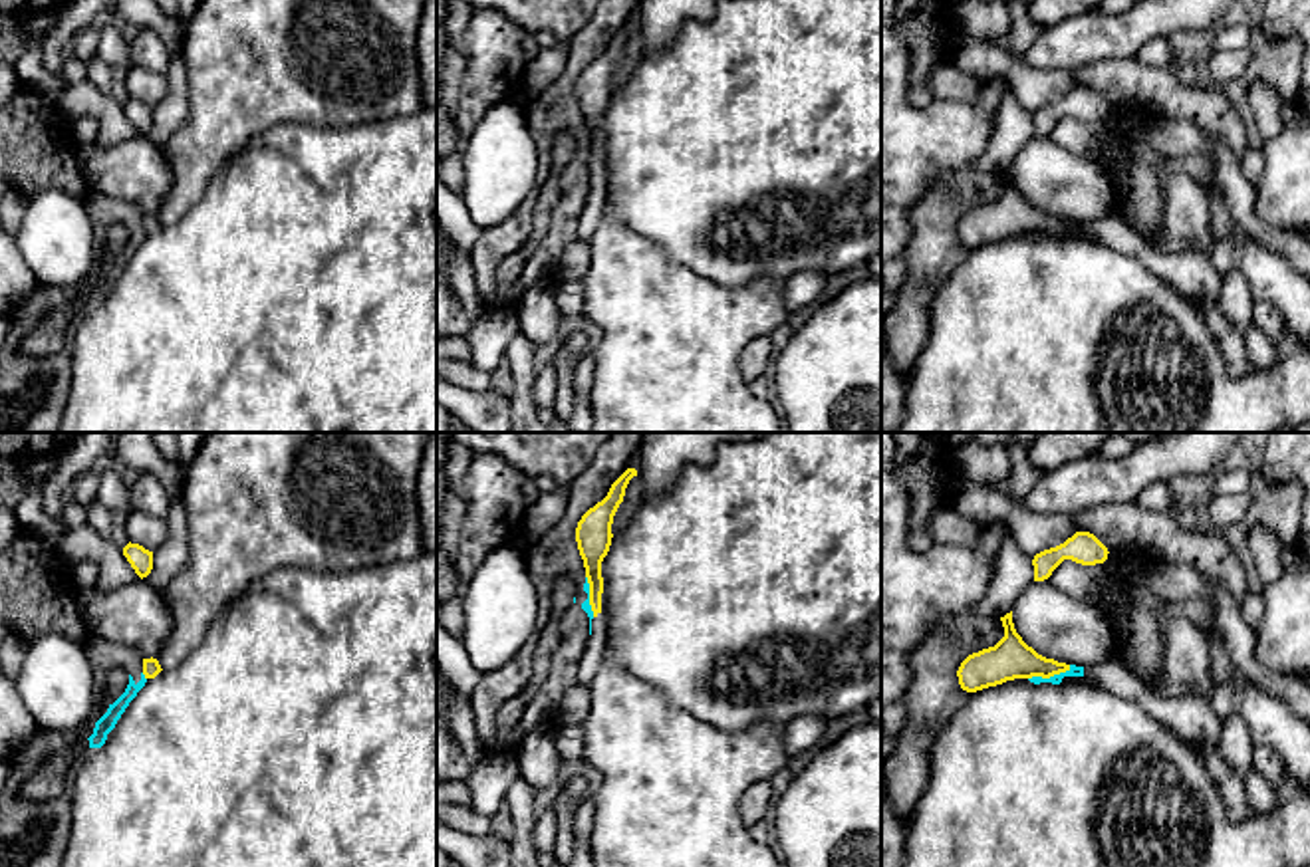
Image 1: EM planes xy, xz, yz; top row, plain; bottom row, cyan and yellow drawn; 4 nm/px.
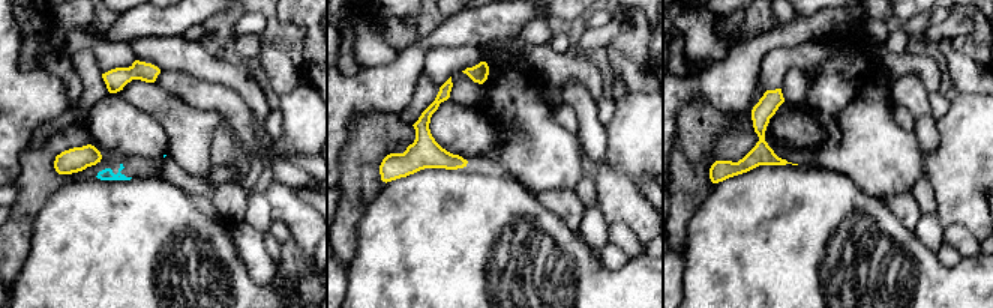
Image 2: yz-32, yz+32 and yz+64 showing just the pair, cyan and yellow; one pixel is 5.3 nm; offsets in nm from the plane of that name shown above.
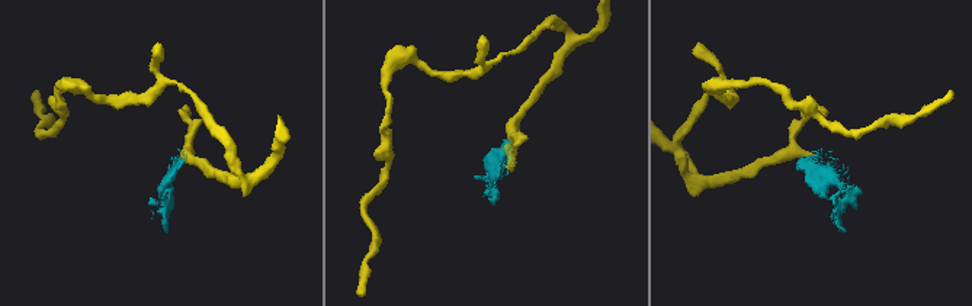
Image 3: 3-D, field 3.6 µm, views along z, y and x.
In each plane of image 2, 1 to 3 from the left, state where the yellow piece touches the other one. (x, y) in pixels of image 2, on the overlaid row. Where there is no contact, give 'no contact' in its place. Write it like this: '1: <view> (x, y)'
1: no contact
2: no contact
3: no contact

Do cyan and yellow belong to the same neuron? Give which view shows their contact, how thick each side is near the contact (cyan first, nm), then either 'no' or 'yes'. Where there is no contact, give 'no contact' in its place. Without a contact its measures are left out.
meets cyan in yz; 50 nm thick on the cyan side, 170 nm on the other; no

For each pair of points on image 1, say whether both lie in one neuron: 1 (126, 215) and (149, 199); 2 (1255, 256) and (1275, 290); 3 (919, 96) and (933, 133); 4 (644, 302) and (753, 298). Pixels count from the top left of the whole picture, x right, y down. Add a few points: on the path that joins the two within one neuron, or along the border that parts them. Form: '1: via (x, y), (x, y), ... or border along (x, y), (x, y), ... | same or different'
1: border along (92, 193), (130, 203), (141, 215) | different
2: via (1259, 264), (1275, 282) | same
3: border along (912, 60), (908, 100), (914, 106), (925, 108) | different
4: via (671, 302), (725, 302) | same

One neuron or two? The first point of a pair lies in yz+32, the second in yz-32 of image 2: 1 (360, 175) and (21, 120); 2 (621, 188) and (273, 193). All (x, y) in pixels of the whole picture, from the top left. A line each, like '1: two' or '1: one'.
1: two
2: one

